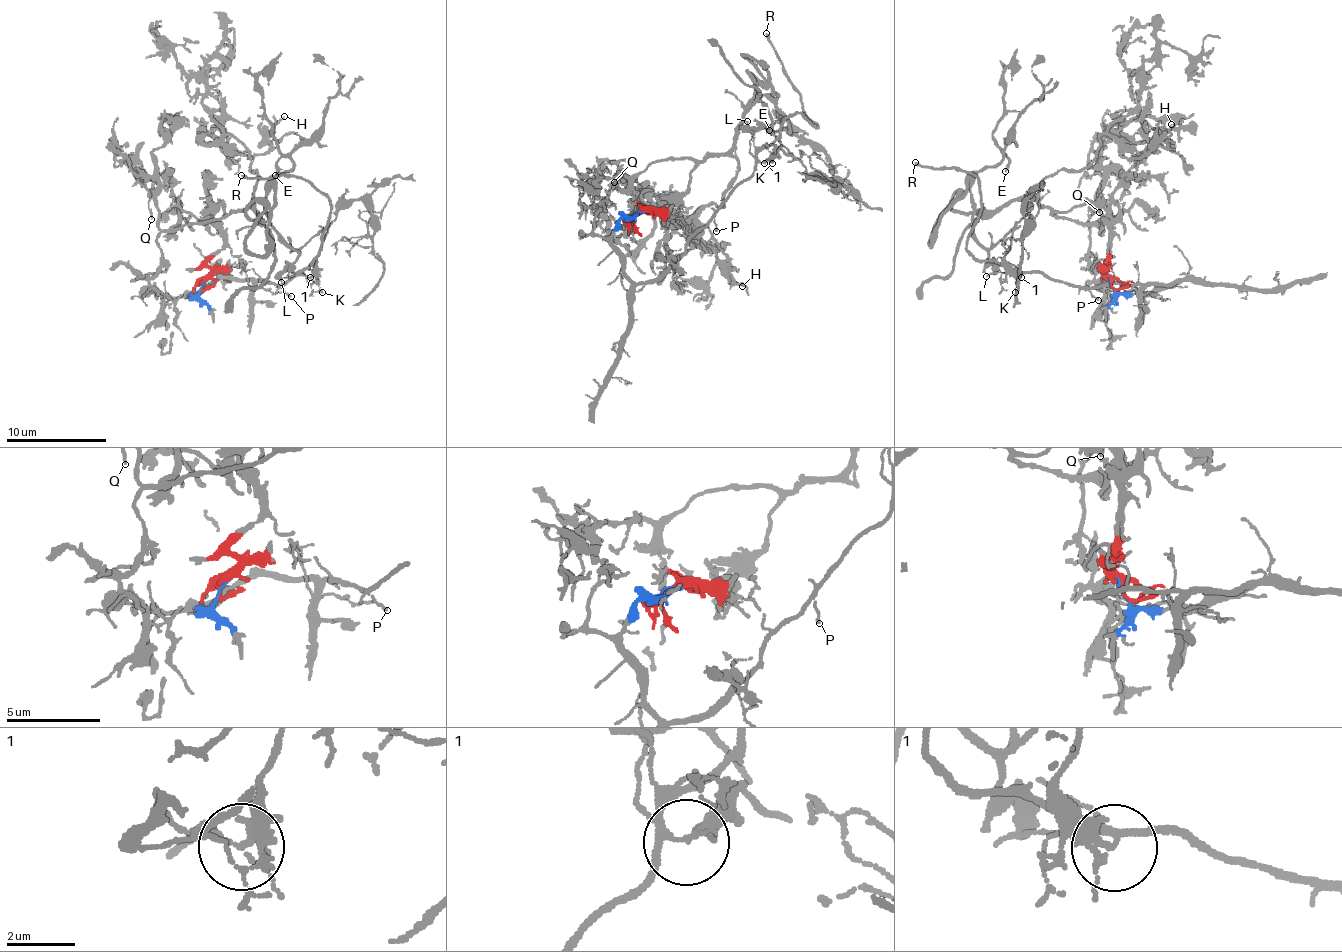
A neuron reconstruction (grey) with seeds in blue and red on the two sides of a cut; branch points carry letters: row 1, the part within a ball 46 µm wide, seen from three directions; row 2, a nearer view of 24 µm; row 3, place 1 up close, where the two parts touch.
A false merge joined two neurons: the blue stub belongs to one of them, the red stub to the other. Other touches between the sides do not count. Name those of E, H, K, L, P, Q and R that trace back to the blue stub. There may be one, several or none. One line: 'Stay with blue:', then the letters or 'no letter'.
Stay with blue: K, L, P, R

